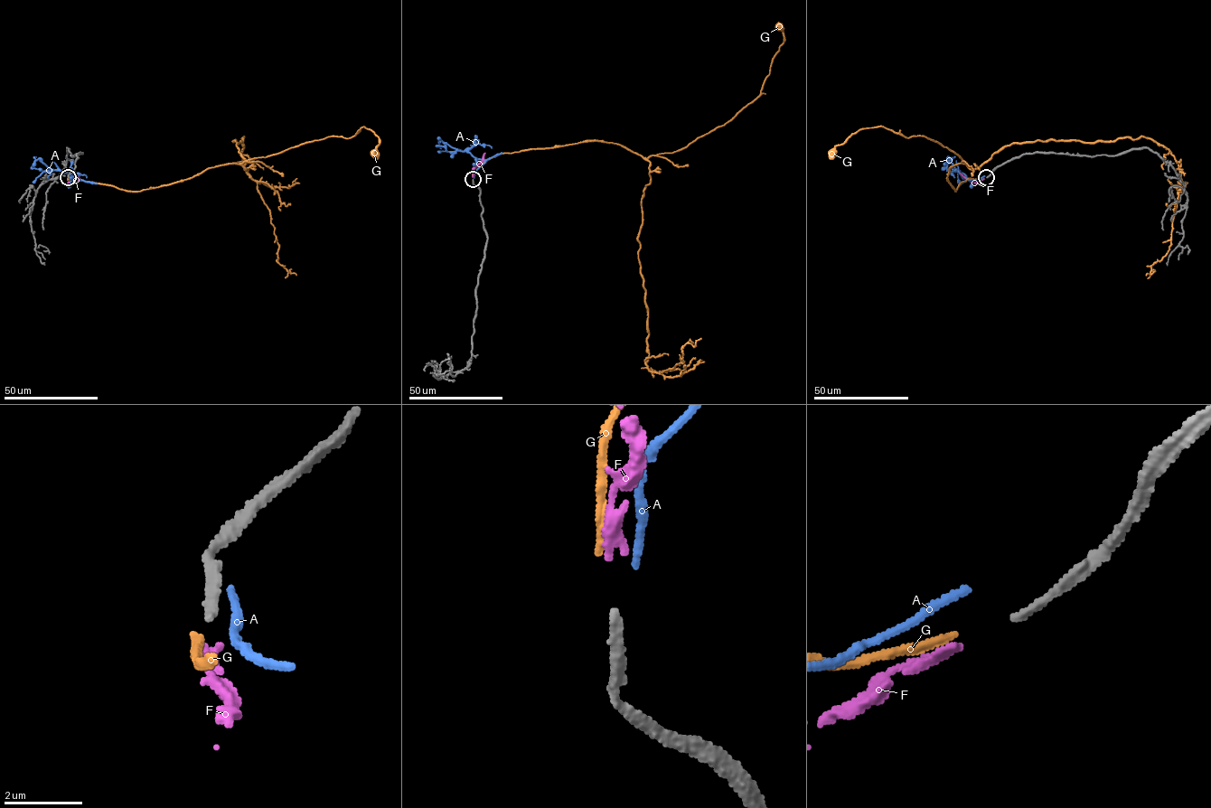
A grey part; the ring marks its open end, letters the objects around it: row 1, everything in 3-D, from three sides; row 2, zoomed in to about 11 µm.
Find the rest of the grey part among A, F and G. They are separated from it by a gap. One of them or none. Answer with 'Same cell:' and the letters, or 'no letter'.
Same cell: F

